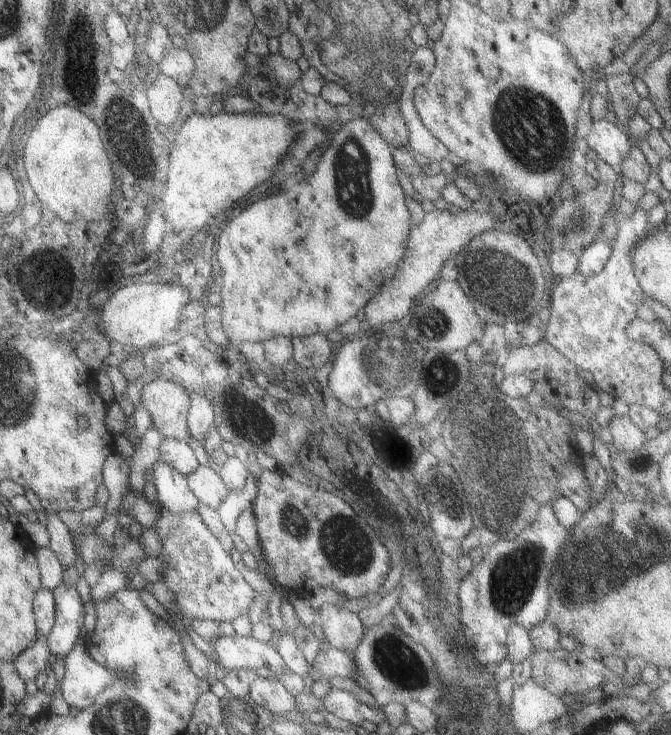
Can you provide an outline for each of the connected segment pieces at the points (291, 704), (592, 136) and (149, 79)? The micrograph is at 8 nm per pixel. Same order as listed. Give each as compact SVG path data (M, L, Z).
M255 678L248 686L249 697L259 708L272 714L283 715L296 709L295 700L279 681Z
M604 118L592 119L591 130L584 138L588 148L615 170L631 150L627 135Z
M147 73L142 89L151 116L159 125L169 126L181 108L182 89L172 78L161 73Z

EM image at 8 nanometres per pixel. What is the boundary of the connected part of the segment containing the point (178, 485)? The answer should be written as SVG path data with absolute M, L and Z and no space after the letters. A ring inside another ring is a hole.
M155 463L151 470L152 484L157 495L156 502L161 509L179 514L197 509L199 502L189 490L186 476L181 476L179 472L163 463Z

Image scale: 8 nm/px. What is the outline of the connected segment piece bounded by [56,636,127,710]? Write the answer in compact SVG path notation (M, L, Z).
M77 637L73 648L69 649L69 654L63 658L63 677L59 688L56 688L68 706L78 710L89 706L97 692L103 690L107 684L119 678L127 678L127 674L103 668L93 662L83 646L83 641L84 638Z

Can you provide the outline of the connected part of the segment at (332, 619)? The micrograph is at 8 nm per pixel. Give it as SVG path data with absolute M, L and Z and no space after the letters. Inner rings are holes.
M325 604L317 615L321 634L331 647L351 652L359 644L364 628L358 616L329 604Z

